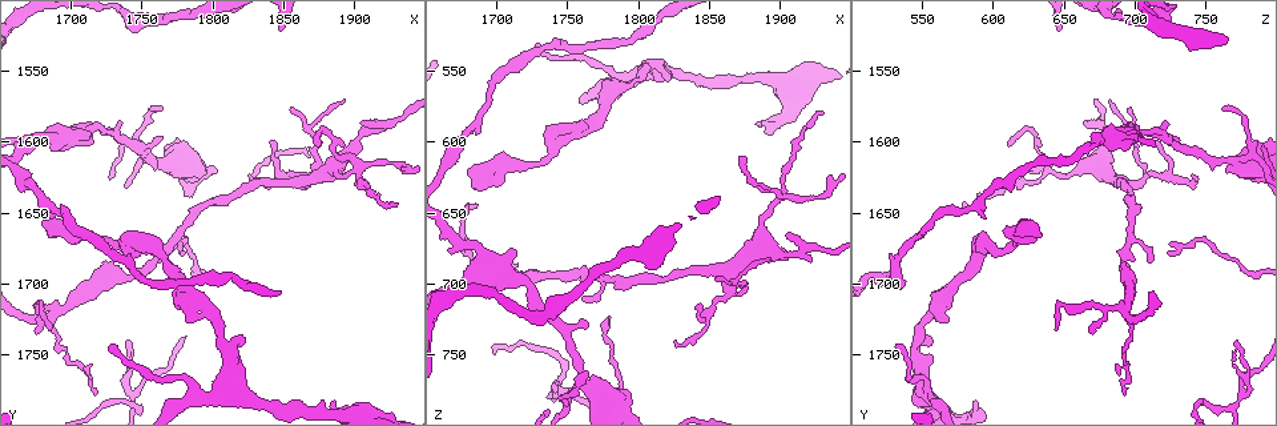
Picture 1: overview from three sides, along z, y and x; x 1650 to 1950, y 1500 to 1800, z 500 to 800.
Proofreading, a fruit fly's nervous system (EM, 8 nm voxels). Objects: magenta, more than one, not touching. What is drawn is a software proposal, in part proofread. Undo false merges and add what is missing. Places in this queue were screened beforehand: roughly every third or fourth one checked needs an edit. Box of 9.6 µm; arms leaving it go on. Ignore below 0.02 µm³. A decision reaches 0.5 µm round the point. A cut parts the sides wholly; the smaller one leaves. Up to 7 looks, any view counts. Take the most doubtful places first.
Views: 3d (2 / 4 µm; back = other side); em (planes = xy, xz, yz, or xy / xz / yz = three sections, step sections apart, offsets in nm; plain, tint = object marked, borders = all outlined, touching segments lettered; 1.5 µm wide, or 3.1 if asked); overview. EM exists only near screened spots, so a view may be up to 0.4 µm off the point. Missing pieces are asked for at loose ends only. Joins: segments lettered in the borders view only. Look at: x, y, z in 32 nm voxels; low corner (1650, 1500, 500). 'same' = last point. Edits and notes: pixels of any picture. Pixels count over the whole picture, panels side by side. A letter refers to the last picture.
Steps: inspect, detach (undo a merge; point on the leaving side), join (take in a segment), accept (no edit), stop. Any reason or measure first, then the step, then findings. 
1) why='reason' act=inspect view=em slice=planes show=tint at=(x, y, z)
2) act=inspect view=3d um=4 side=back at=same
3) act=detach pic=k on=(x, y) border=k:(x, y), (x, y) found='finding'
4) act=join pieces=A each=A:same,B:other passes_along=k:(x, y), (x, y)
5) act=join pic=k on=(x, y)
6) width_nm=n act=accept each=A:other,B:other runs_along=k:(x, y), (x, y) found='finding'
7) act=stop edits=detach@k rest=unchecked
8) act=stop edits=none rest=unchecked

why='a narrow waist' act=inspect view=em slice=planes show=plain at=(1778, 1700, 574)

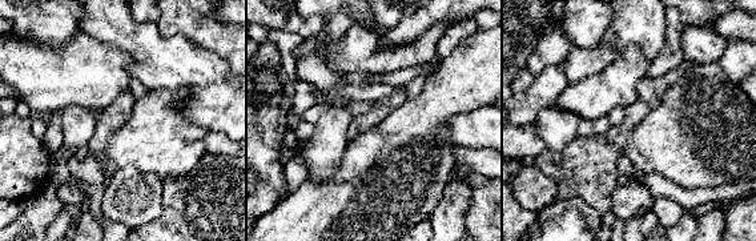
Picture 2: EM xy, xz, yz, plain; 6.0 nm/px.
act=inspect view=em slice=planes show=tint at=same

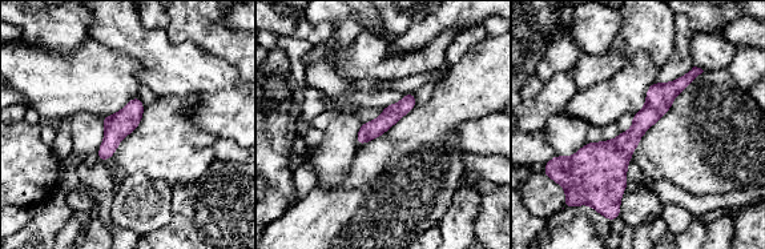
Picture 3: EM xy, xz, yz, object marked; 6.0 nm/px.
why='what lies round it' act=inspect view=em slice=planes show=borders at=same

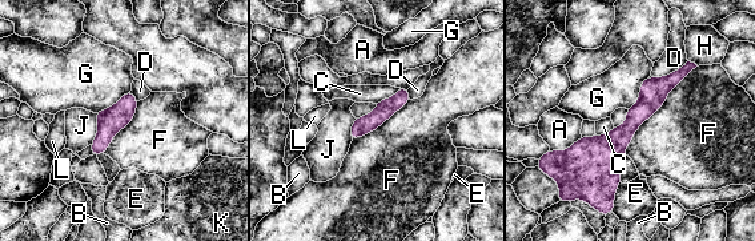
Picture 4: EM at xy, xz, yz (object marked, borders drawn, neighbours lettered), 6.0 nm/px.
width_nm=110 act=accept each=A:other,B:other,C:other,D:other,E:other,F:other,G:other,H:other,J:other,K:other,L:other border=4:(697, 65), (638, 127), (623, 153) found='all the same neuron'

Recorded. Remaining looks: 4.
why='an open end' act=inspect view=em slice=planes show=borders at=(1764, 1576, 762)

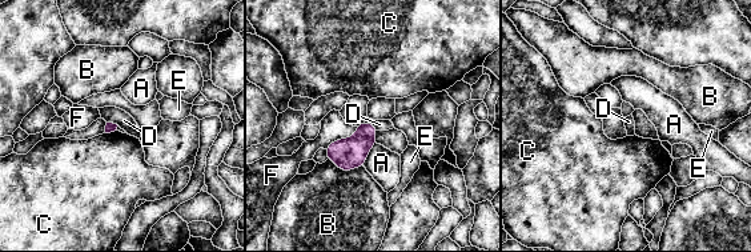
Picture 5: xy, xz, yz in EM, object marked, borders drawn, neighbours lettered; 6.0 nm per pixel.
act=accept each=A:other,B:other,C:other,D:other,E:other,F:other found='none of them fits'

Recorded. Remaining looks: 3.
why='sudden change in width' act=inspect view=em slice=xz step=4 show=tint at=(1704, 1666, 616)

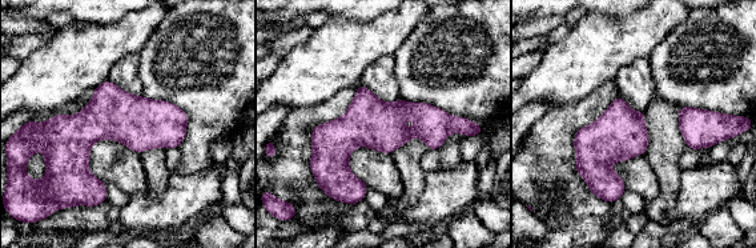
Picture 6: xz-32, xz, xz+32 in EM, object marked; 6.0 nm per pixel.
act=inspect view=em slice=yz step=8 show=tint at=same

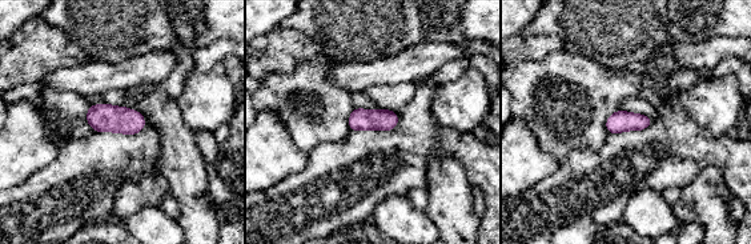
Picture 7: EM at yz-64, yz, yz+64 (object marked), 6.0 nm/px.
why='see the neighbours' act=inspect view=em slice=yz step=8 show=borders at=same

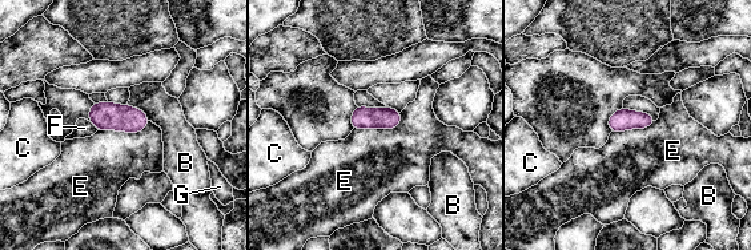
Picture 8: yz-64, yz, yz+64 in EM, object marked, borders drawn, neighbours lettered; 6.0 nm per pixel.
act=accept each=B:other,C:other,E:other,F:other,G:other found='continuous, no second neuron'

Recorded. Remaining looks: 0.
act=stop edits=none rest=unchecked

